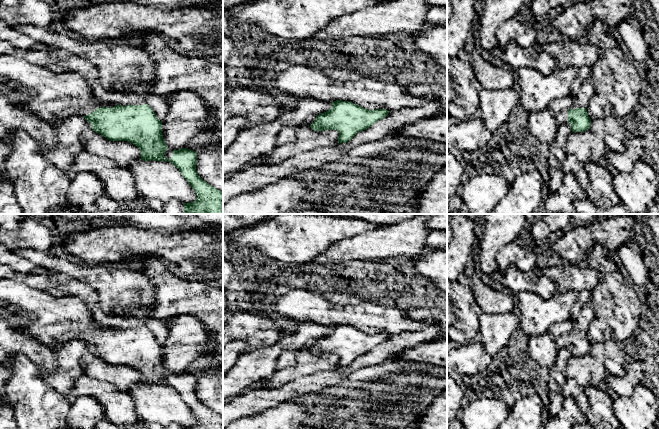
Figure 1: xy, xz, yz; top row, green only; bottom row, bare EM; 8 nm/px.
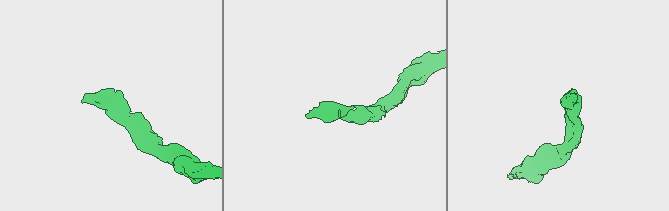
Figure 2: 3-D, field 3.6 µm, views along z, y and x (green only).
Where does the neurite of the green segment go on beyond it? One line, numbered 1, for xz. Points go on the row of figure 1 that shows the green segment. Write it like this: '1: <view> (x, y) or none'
1: none

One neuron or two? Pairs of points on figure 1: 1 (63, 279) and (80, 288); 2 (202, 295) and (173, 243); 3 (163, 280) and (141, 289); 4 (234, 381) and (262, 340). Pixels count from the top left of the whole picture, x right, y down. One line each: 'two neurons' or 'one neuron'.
1: one neuron
2: two neurons
3: two neurons
4: two neurons

